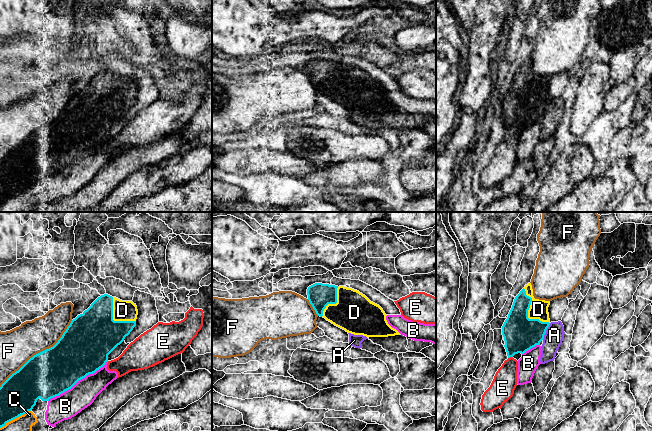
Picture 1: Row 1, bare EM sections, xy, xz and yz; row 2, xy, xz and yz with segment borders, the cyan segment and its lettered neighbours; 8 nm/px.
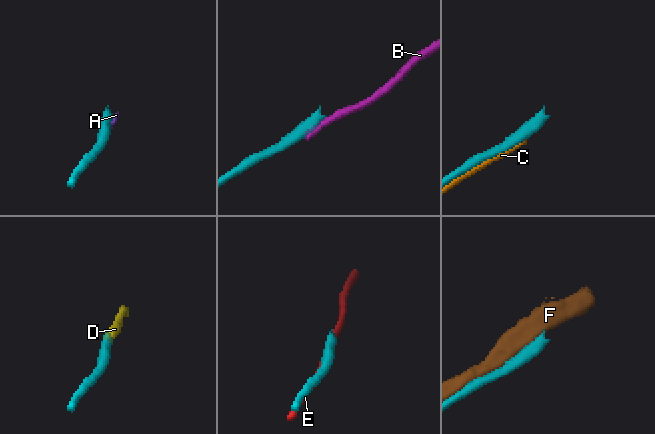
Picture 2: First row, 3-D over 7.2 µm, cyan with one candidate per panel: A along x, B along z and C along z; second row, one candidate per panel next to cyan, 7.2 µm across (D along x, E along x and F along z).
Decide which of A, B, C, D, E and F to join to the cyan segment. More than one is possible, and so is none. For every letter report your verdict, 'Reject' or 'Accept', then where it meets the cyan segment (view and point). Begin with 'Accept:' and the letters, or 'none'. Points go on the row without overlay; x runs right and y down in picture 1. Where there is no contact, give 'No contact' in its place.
Accept: D
A: Reject. Touches cyan at yz (545, 107)
B: Reject. Touches cyan at xy (78, 156)
C: Reject. Touches cyan at xy (15, 194)
D: Accept. Touches cyan at yz (527, 89)
E: Reject. Touches cyan at yz (510, 132)
F: Reject. Touches cyan at xy (38, 129)

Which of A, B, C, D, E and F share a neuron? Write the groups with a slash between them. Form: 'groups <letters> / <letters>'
groups A / B C / D / E / F

